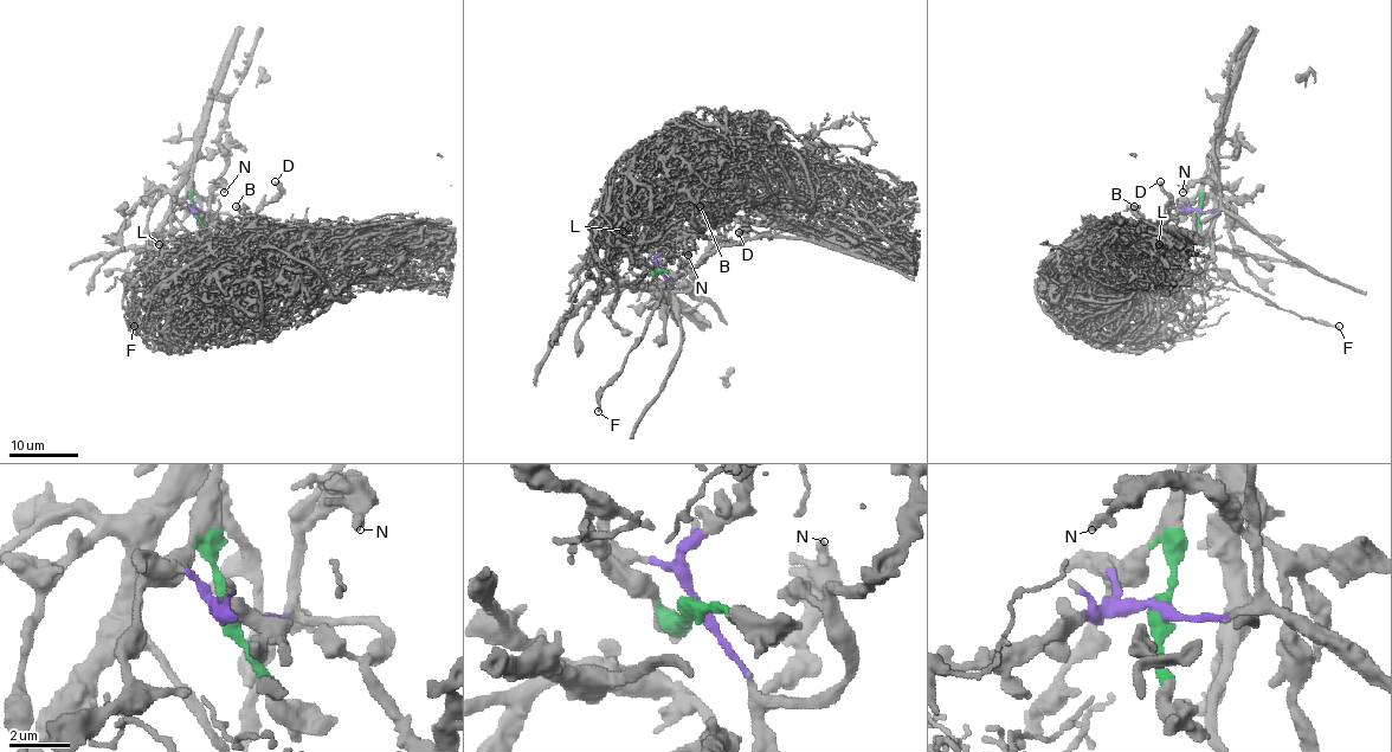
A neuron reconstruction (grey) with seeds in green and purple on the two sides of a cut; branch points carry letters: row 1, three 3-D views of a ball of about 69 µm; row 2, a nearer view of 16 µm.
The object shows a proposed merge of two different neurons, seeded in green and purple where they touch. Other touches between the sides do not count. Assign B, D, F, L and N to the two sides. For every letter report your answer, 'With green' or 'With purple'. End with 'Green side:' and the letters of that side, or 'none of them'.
B: With purple
D: With purple
F: With green
L: With green
N: With purple
Green side: F, L

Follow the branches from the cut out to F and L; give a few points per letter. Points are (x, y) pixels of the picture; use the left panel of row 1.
F: (195, 210), (189, 164), (187, 182), (173, 203), (173, 217), (193, 245), (195, 278), (158, 315), (133, 327)
L: (195, 210), (189, 199), (184, 198), (173, 207), (171, 229), (159, 244)

